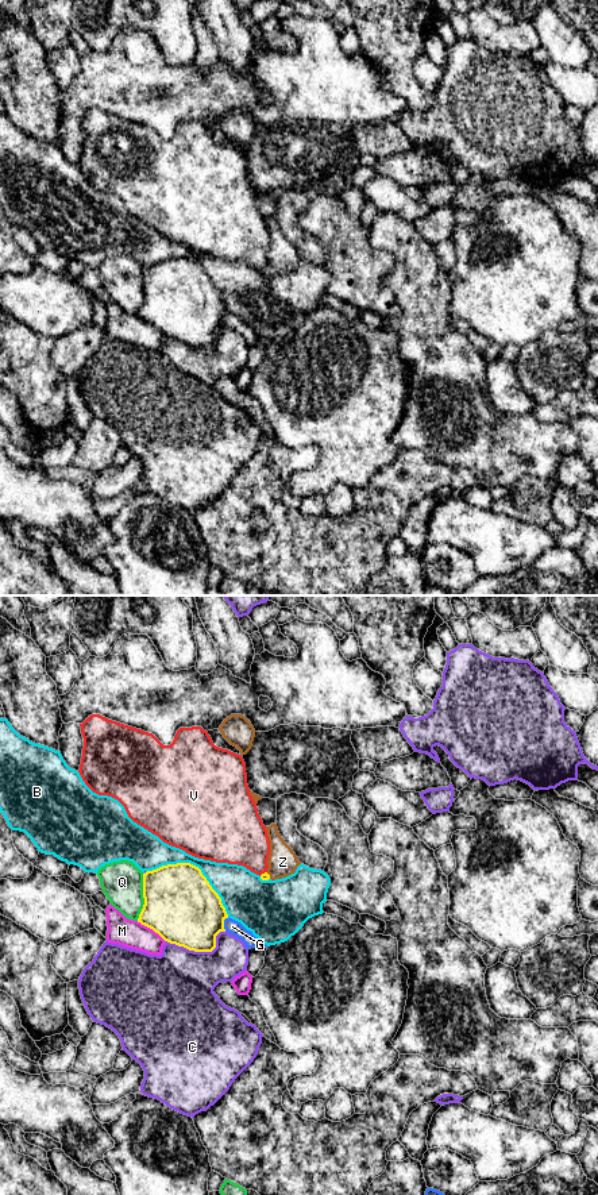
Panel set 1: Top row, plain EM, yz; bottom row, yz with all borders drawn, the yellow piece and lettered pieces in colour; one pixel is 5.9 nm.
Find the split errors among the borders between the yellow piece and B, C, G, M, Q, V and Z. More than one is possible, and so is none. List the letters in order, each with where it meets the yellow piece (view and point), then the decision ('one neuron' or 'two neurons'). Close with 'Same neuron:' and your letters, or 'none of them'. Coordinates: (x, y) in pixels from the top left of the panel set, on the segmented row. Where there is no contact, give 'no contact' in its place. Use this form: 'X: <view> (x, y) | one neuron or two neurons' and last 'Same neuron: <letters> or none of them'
B: yz (197, 867) | two neurons
C: yz (200, 951) | two neurons
G: yz (223, 924) | two neurons
M: yz (151, 928) | two neurons
Q: yz (143, 897) | two neurons
V: yz (262, 874) | two neurons
Z: yz (269, 875) | one neuron
Same neuron: Z

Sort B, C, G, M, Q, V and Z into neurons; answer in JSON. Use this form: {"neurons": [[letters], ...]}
{"neurons": [["B"], ["C"], ["G"], ["M"], ["Q"], ["V"], ["Z"]]}

